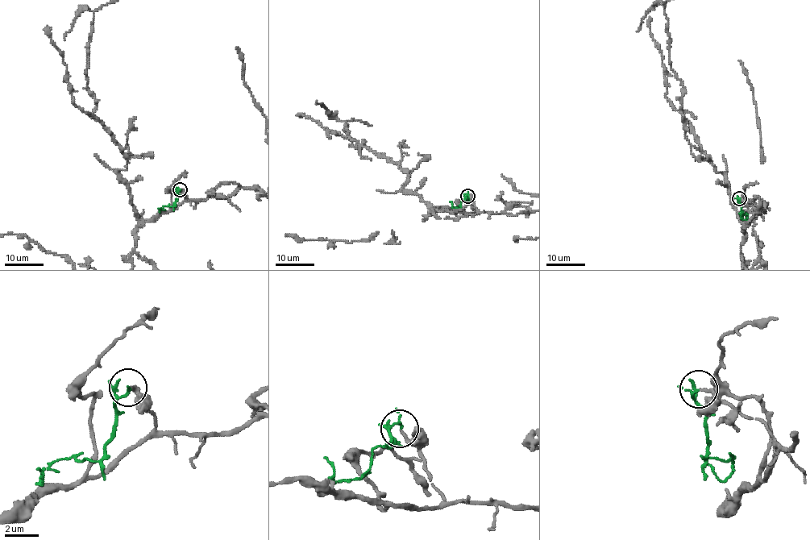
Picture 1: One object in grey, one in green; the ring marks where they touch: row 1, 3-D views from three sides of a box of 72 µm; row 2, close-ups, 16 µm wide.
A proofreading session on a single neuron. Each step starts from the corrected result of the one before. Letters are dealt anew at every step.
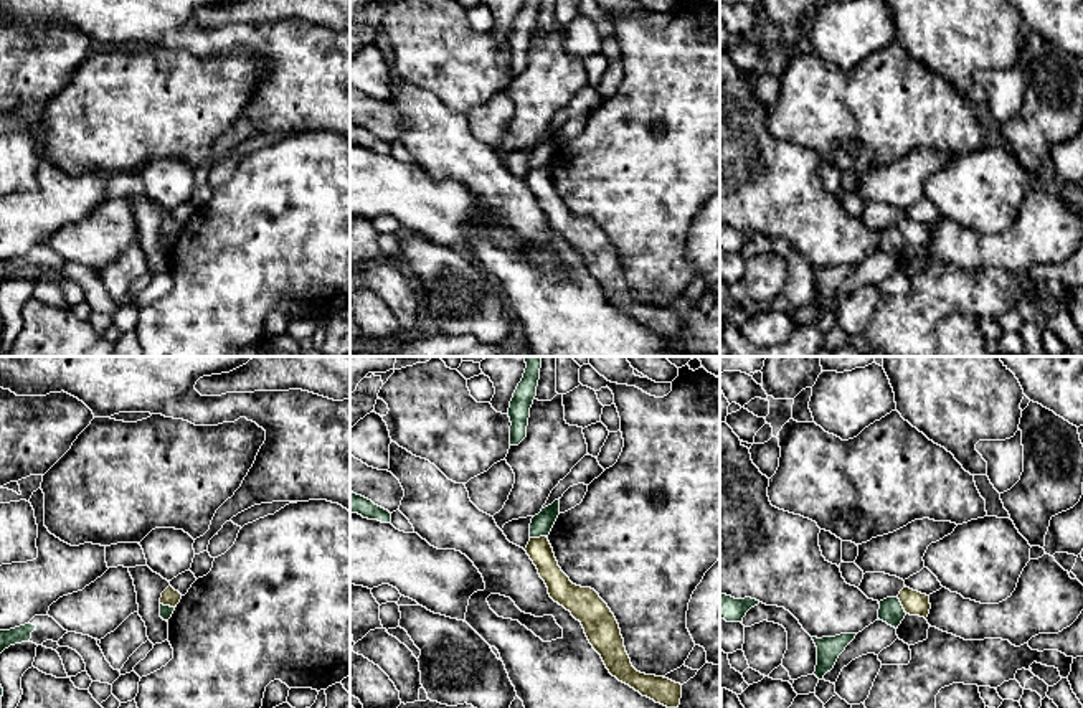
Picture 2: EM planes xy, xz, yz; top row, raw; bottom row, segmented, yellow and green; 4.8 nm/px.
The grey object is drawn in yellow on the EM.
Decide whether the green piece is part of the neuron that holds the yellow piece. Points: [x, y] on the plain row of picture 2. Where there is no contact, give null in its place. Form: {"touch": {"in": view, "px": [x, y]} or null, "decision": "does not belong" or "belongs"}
{"touch": {"in": "xz", "px": [537, 169]}, "decision": "does not belong"}

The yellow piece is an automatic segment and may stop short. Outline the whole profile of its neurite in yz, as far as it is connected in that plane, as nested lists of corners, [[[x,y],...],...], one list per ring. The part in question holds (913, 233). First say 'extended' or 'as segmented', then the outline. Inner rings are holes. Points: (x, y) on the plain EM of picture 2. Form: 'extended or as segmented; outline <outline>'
as segmented; outline [[[903,218],[898,224],[898,229],[905,239],[906,244],[910,246],[920,246],[920,248],[928,248],[931,234],[929,234],[929,226],[921,224],[918,221],[913,221],[910,218]]]

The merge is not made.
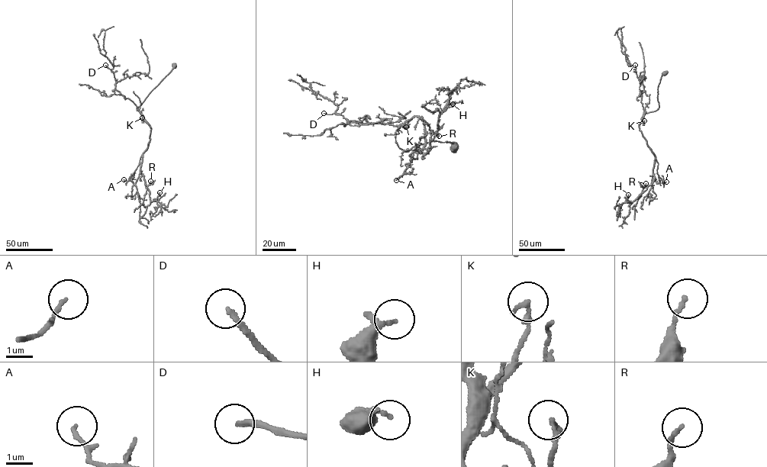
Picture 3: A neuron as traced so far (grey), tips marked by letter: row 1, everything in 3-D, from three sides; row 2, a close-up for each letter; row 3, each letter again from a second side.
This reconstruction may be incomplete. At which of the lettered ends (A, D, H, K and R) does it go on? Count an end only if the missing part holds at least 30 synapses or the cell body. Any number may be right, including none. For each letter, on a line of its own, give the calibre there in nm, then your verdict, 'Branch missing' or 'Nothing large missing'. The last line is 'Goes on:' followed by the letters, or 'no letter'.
A: Thickness 140 nm. Nothing large missing
D: Thickness 190 nm. Branch missing
H: Thickness 130 nm. Nothing large missing
K: Thickness 180 nm. Nothing large missing
R: Thickness 160 nm. Nothing large missing
Goes on: D

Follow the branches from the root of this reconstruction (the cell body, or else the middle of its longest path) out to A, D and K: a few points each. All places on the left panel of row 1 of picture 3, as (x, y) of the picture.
A: (175, 66), (136, 109), (151, 128), (150, 141), (129, 181), (124, 179)
D: (175, 66), (136, 109), (140, 111), (130, 99), (114, 94), (116, 81), (114, 73), (105, 65)
K: (175, 66), (136, 109), (143, 117), (143, 121), (142, 117)

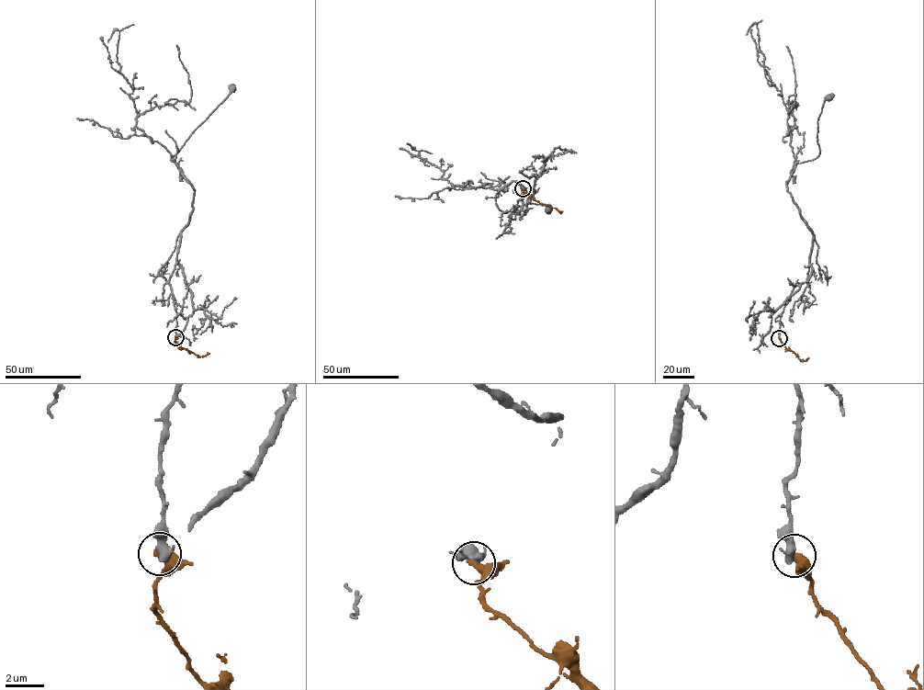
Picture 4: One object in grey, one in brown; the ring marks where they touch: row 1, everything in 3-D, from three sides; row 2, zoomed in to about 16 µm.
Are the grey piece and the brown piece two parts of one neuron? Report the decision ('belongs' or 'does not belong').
does not belong

